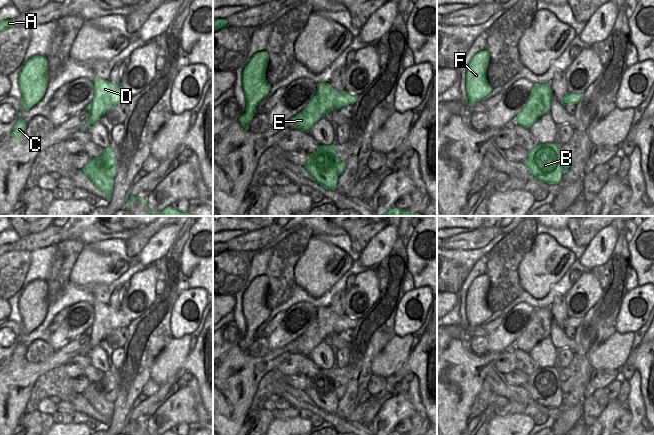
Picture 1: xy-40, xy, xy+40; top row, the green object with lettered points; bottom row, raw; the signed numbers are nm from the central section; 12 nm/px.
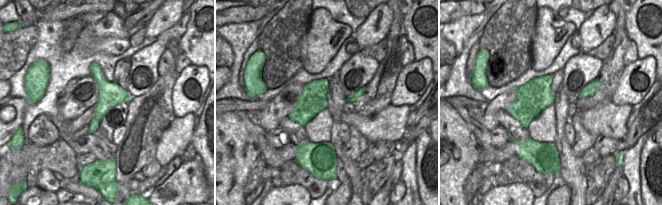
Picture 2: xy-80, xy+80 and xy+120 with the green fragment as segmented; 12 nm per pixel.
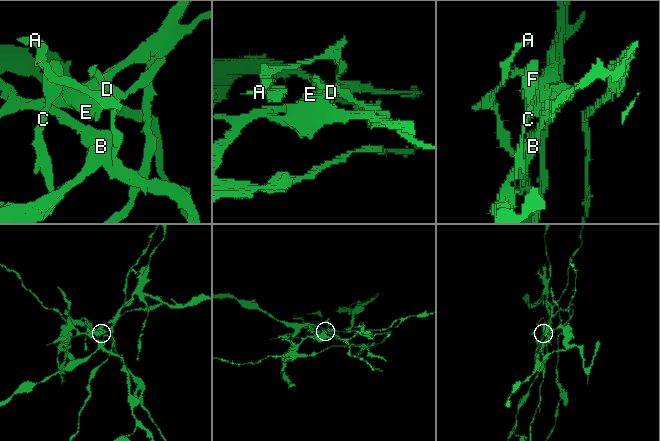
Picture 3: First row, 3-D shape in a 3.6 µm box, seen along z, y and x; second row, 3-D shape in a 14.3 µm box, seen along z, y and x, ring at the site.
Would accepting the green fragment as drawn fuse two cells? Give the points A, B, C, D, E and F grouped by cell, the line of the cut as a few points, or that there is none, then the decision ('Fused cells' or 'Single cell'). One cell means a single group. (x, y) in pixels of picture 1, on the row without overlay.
Groups: A B C E F / D. Split along xy (317, 317), (320, 323), (321, 340). Fused cells

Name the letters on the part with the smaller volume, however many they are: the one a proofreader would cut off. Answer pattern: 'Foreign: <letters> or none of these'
Foreign: D

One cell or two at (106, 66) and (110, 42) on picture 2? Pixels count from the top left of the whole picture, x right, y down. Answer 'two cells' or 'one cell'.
two cells

